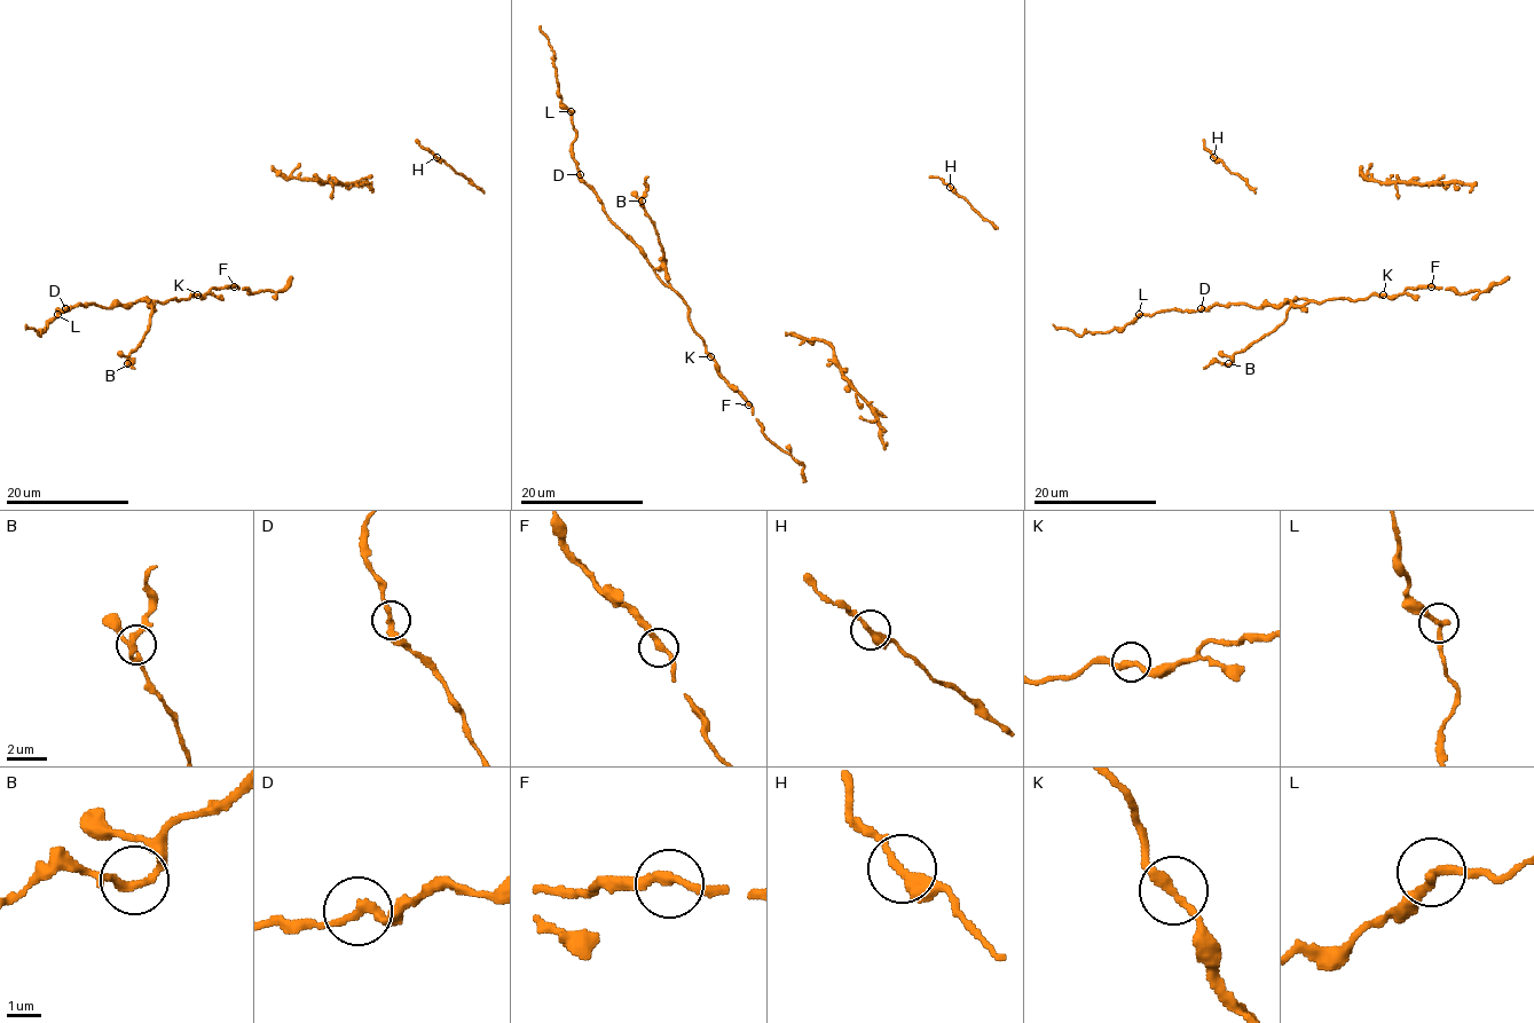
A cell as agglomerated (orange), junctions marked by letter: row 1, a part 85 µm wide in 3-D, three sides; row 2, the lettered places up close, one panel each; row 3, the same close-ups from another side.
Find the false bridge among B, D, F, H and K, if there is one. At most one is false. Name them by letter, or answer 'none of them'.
none of them

